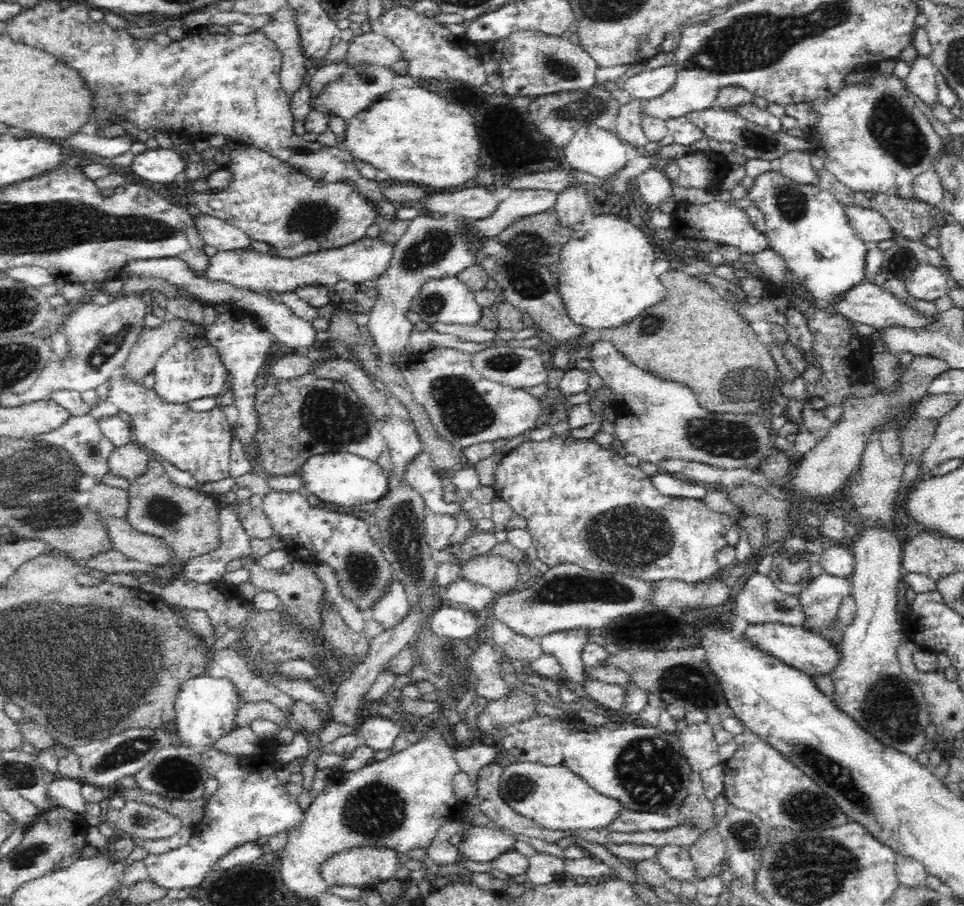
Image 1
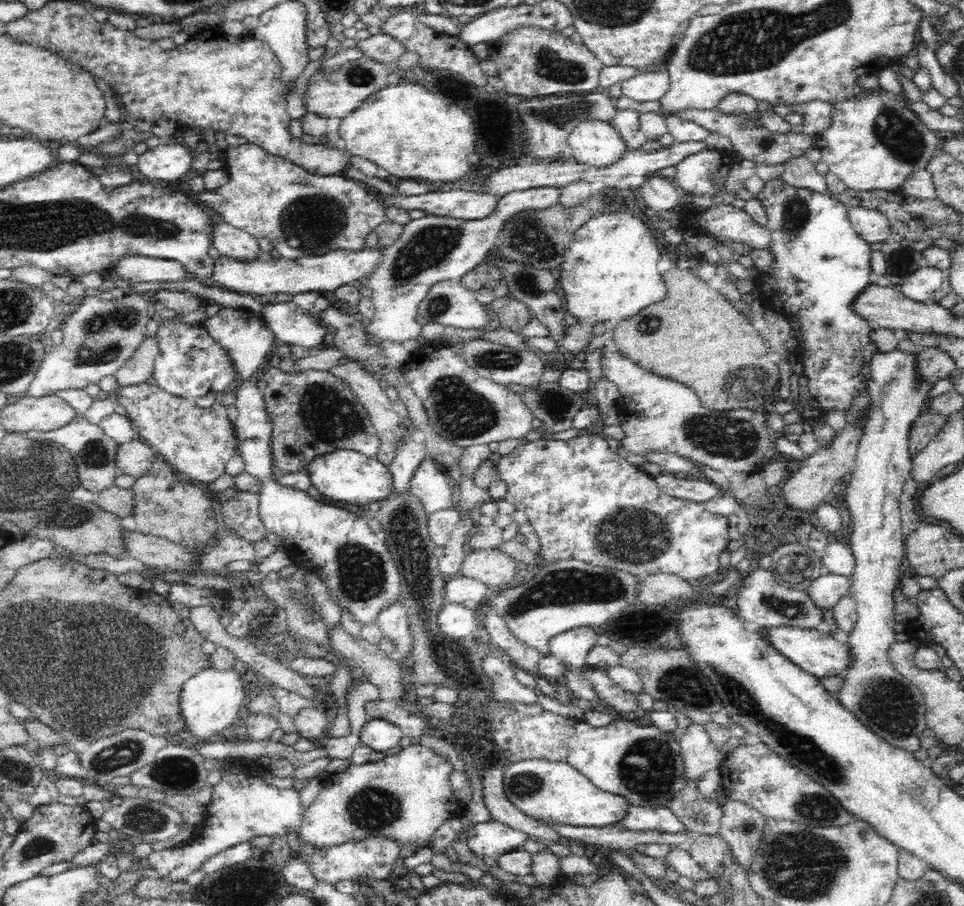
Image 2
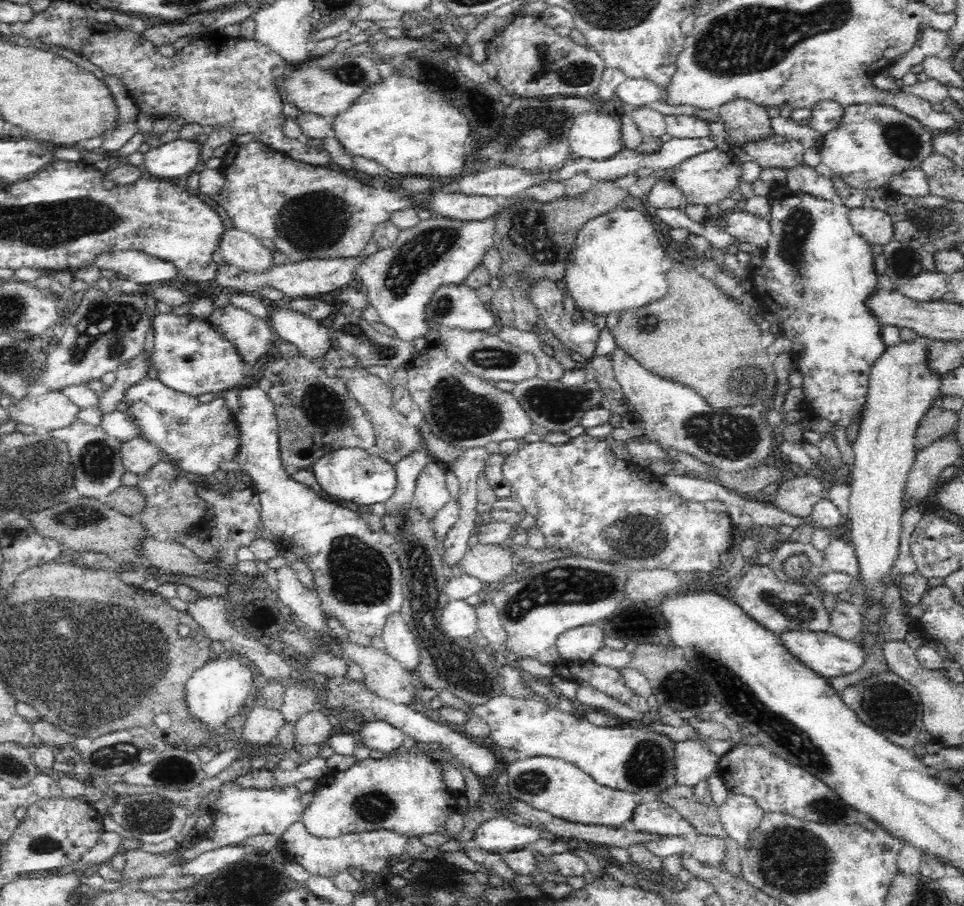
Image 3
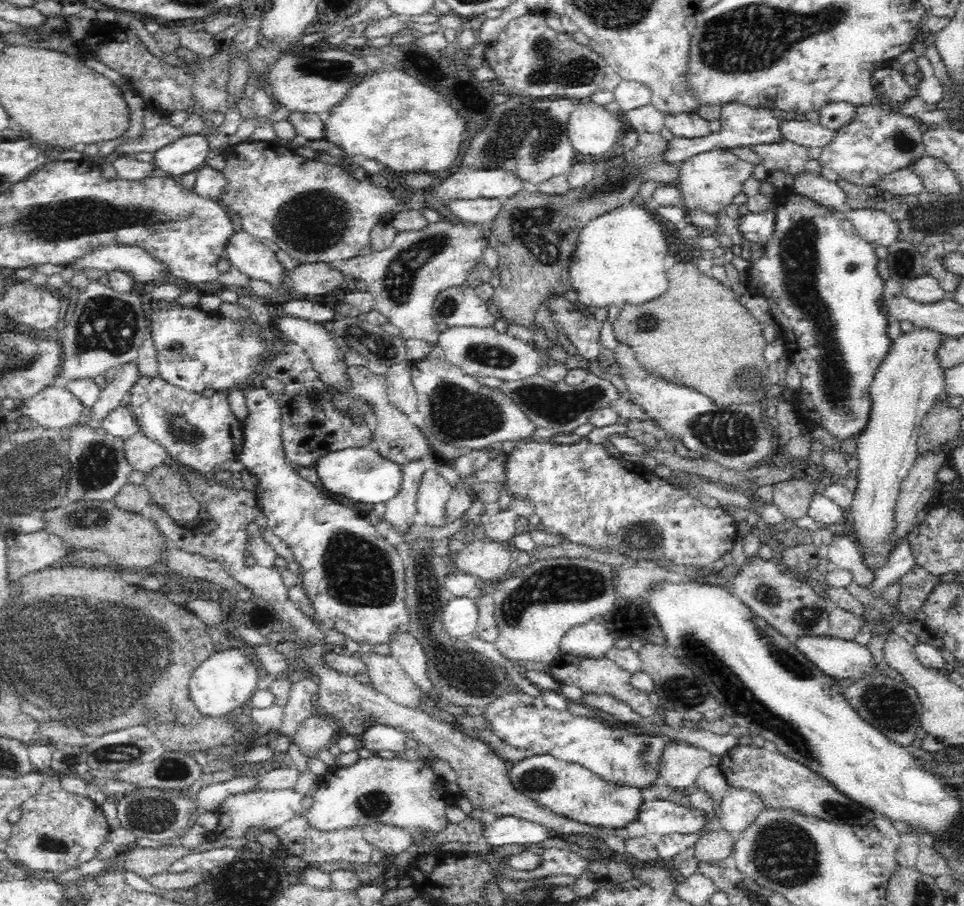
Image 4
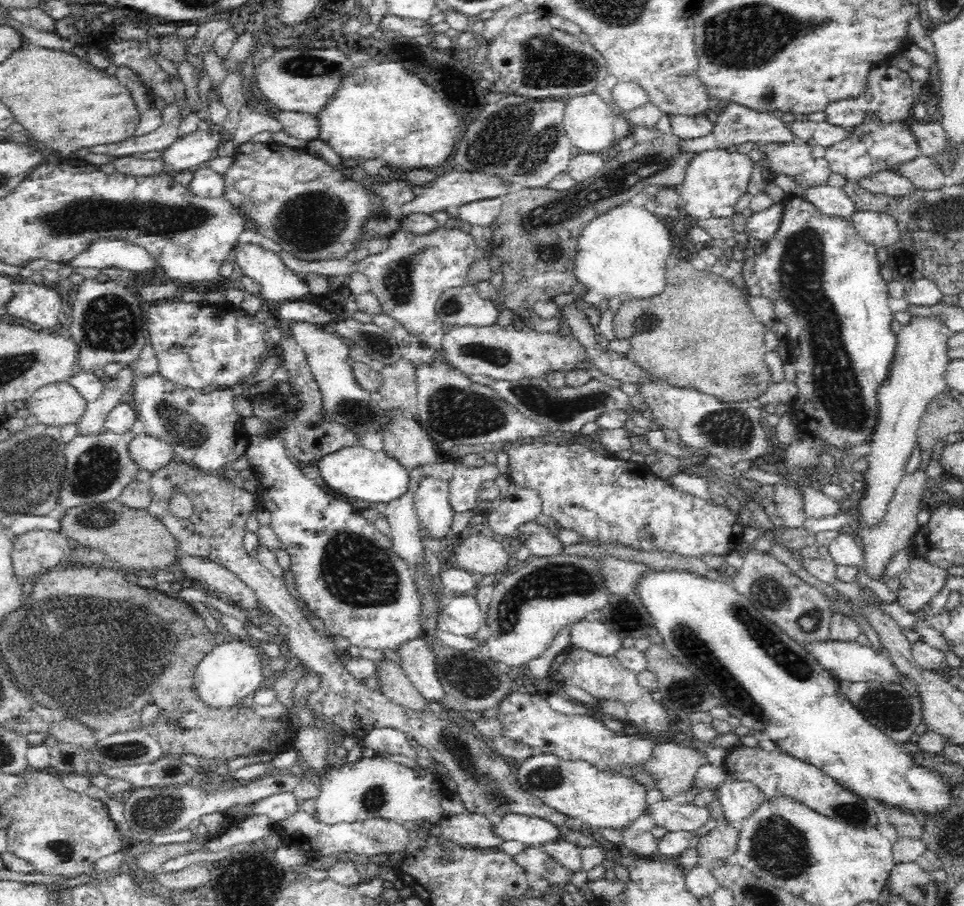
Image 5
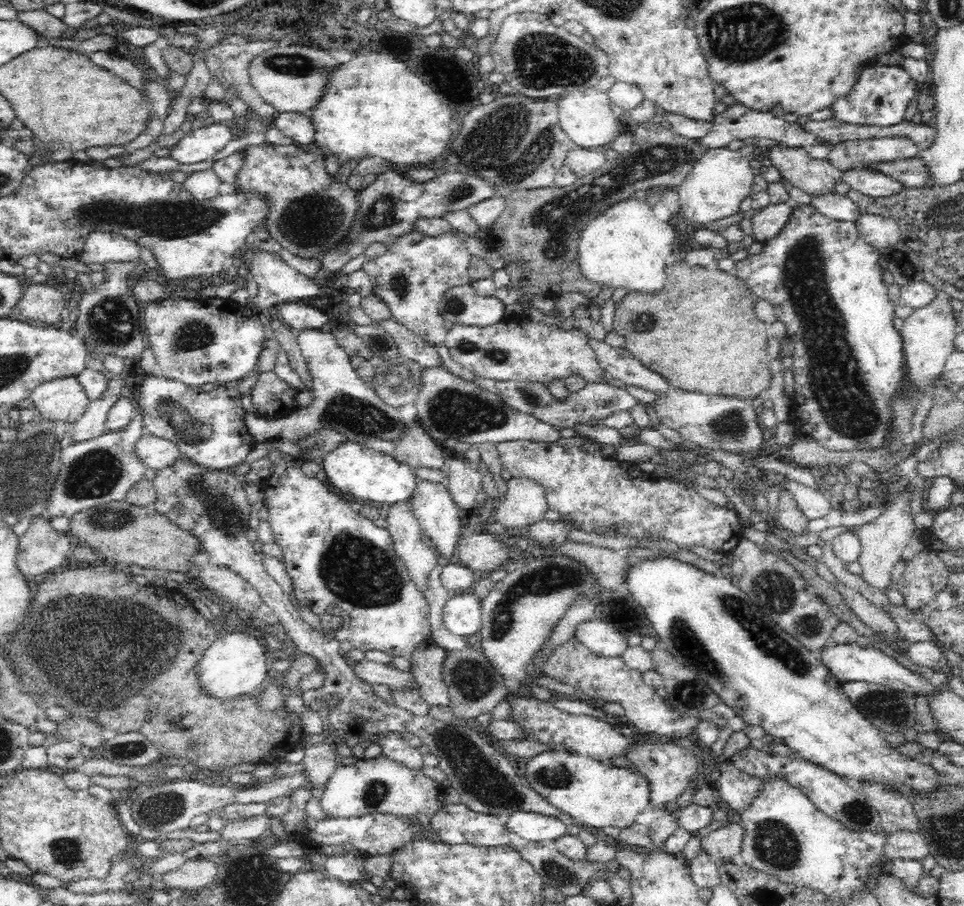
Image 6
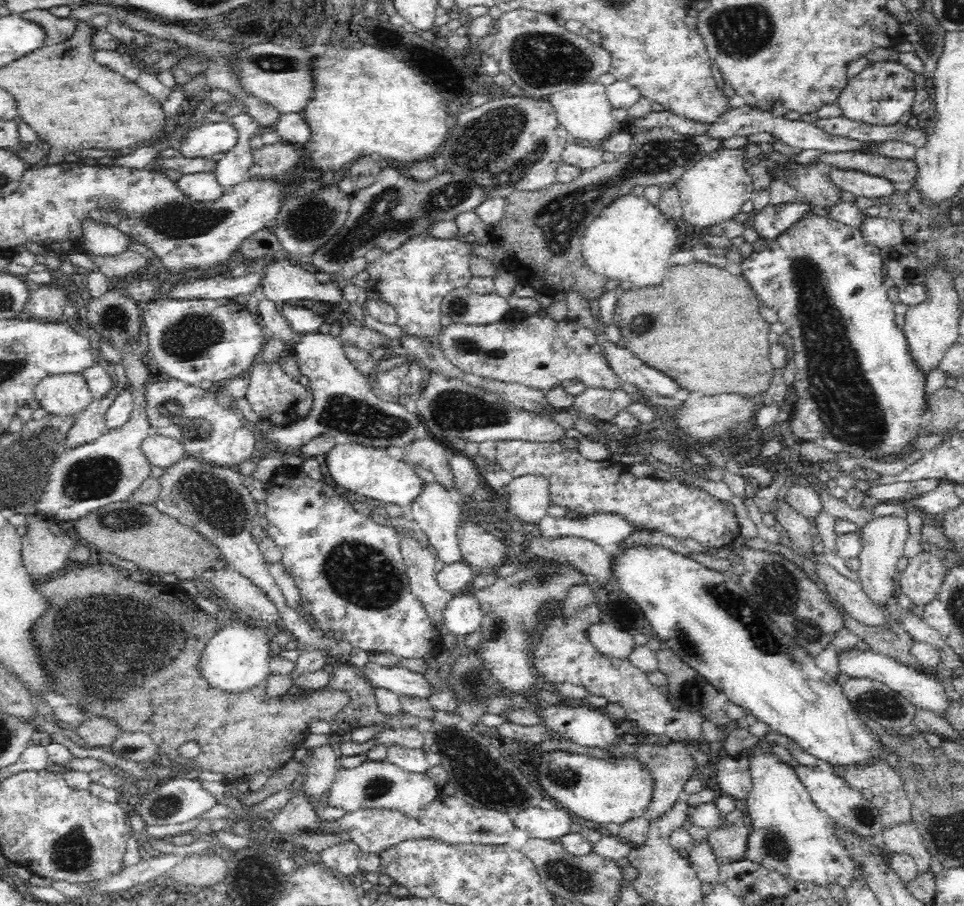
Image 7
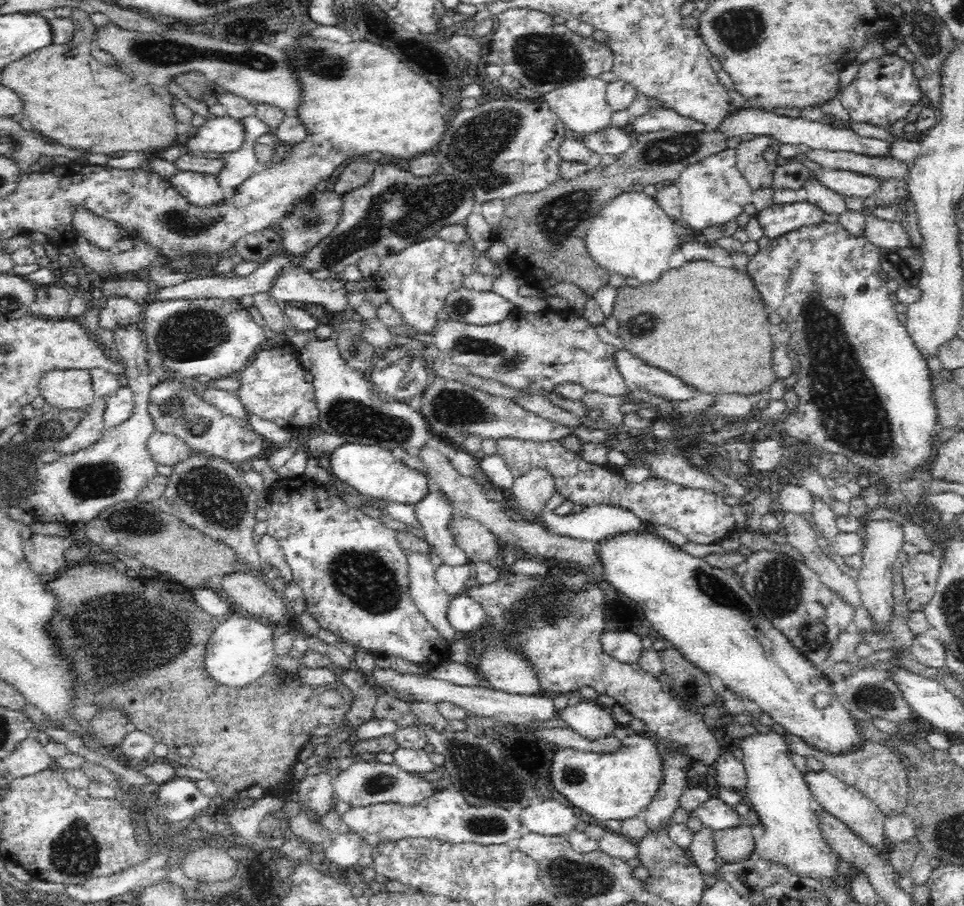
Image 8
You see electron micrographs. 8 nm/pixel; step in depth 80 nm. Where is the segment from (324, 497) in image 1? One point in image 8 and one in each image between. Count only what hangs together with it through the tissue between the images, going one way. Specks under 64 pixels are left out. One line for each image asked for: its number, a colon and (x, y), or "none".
2: (349, 476)
3: (354, 474)
4: (361, 474)
5: (355, 471)
6: (364, 472)
7: (370, 471)
8: (374, 471)

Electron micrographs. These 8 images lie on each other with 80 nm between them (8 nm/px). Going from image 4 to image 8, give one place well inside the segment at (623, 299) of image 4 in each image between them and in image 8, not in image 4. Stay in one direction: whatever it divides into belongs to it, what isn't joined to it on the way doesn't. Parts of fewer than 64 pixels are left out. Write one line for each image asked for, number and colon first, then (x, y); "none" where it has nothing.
5: (622, 253)
6: (626, 247)
7: (632, 240)
8: (632, 236)

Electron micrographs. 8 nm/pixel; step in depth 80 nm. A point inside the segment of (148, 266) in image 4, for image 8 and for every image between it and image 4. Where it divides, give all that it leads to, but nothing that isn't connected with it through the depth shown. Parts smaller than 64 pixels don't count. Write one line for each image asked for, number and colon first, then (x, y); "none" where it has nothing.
5: (104, 252)
6: (100, 247)
7: (101, 239)
8: (102, 232)

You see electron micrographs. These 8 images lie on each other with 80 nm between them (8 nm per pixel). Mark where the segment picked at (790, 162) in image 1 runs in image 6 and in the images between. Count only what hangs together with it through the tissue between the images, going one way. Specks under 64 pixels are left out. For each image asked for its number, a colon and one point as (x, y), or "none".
2: (799, 172)
3: (803, 178)
4: (829, 195)
5: (832, 201)
6: (838, 207)

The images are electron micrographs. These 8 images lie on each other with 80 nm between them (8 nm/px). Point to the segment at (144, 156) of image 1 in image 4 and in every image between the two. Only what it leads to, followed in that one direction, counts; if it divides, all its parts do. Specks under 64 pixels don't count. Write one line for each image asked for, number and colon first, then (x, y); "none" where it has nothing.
2: (165, 163)
3: (176, 159)
4: (188, 153)

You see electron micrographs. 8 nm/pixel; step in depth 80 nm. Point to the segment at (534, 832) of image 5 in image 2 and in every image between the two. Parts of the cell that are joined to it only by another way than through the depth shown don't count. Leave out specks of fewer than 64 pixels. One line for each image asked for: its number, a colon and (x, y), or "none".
2: (488, 839)
3: (497, 834)
4: (509, 829)

